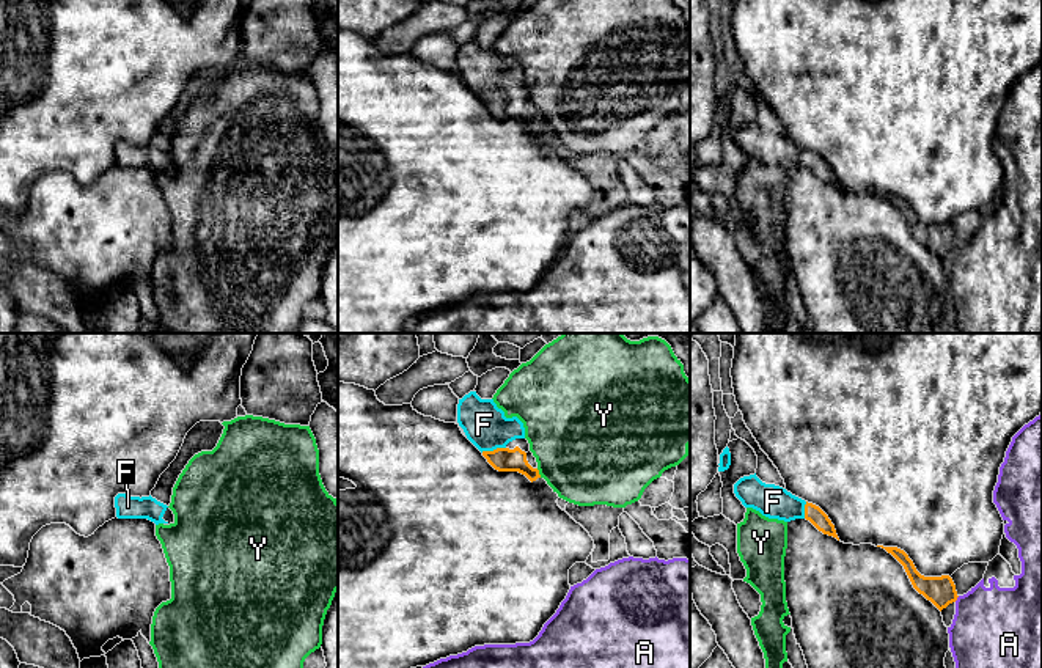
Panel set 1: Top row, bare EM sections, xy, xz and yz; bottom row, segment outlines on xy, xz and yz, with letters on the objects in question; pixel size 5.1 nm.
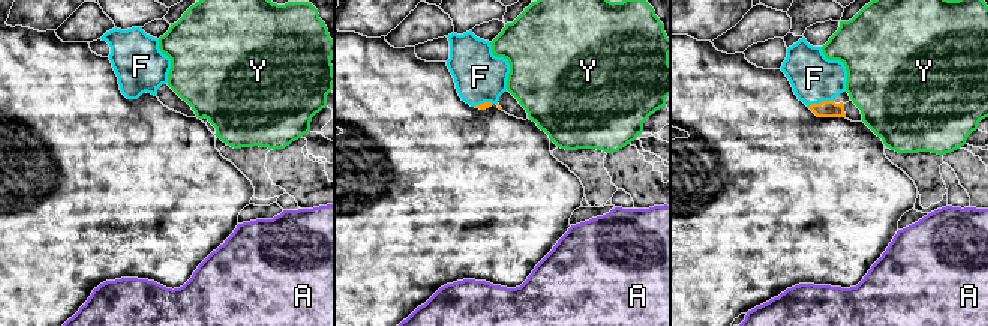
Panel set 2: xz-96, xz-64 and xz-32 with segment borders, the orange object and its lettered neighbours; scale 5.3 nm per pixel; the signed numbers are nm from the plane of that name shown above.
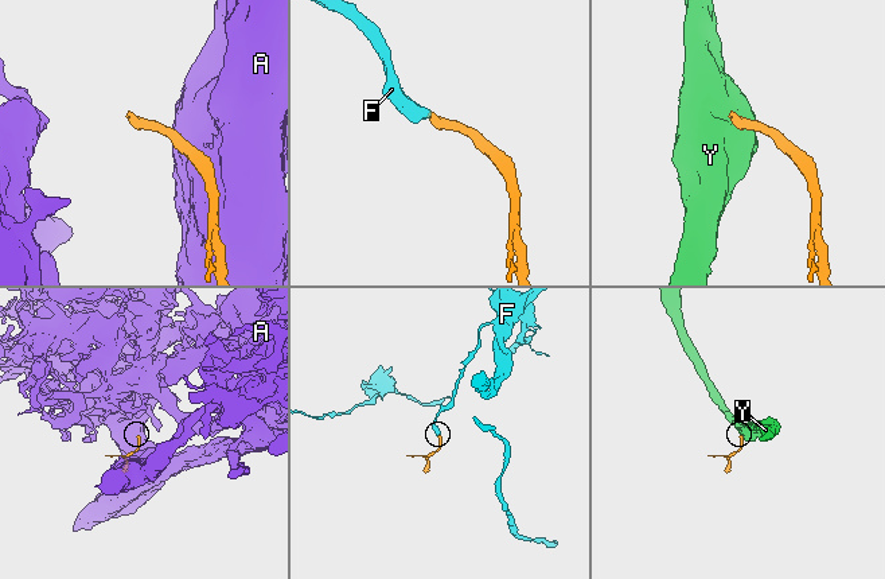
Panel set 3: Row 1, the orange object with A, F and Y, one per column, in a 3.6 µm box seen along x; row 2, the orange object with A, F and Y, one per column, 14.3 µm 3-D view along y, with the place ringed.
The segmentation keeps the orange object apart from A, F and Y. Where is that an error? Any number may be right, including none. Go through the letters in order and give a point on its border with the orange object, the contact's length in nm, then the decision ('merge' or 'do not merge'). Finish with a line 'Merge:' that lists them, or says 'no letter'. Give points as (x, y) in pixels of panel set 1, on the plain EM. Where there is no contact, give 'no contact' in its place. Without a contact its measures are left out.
A: yz (956, 247) | 40 nm | do not merge
F: xz (494, 98) | 130 nm | merge
Y: xz (538, 121) | 50 nm | do not merge
Merge: F

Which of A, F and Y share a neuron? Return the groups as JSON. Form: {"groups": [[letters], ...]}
{"groups": [["A"], ["F"], ["Y"]]}

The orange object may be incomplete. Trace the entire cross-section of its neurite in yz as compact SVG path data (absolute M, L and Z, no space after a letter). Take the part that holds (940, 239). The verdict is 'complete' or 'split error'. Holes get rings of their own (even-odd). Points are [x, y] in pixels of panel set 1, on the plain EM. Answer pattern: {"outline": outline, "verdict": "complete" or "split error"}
{"outline": "M877 195L885 196L904 214L913 236L927 248L930 248L940 259L957 248L959 244L956 239L956 233L949 223L924 225L916 218L913 209L904 198L897 195Z", "verdict": "complete"}

